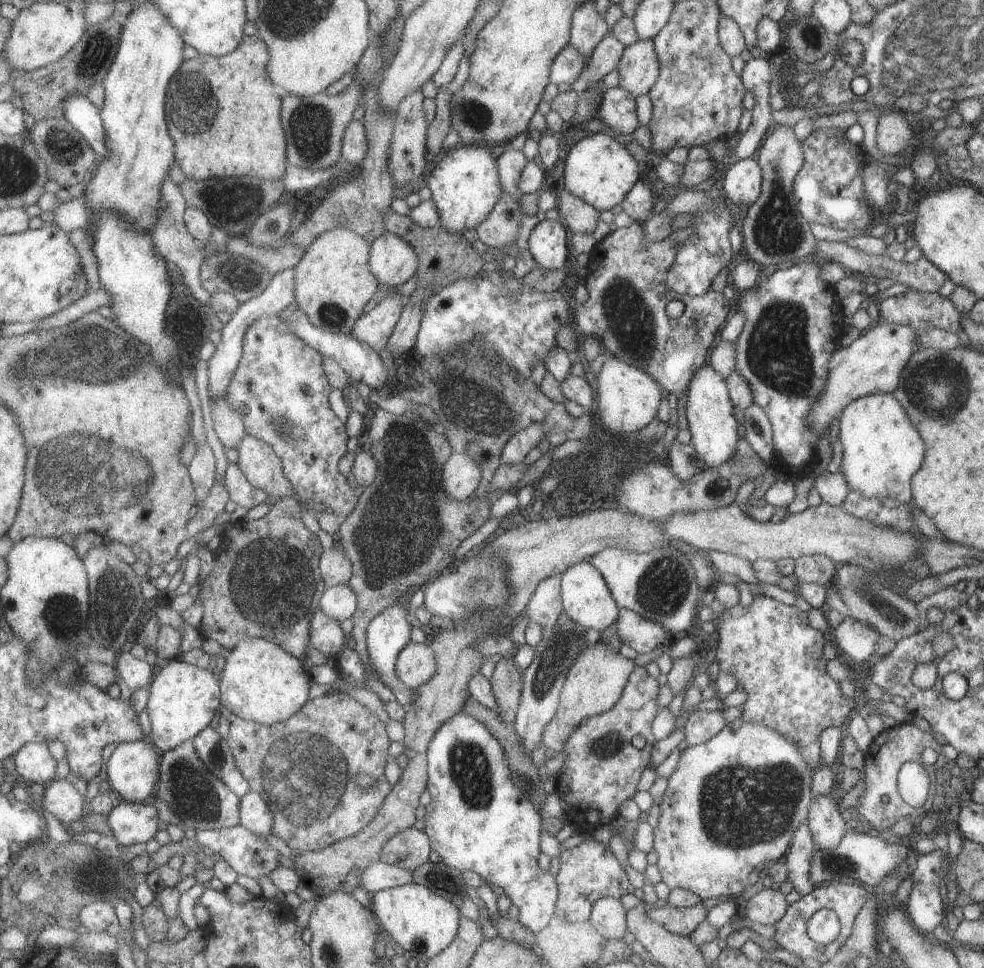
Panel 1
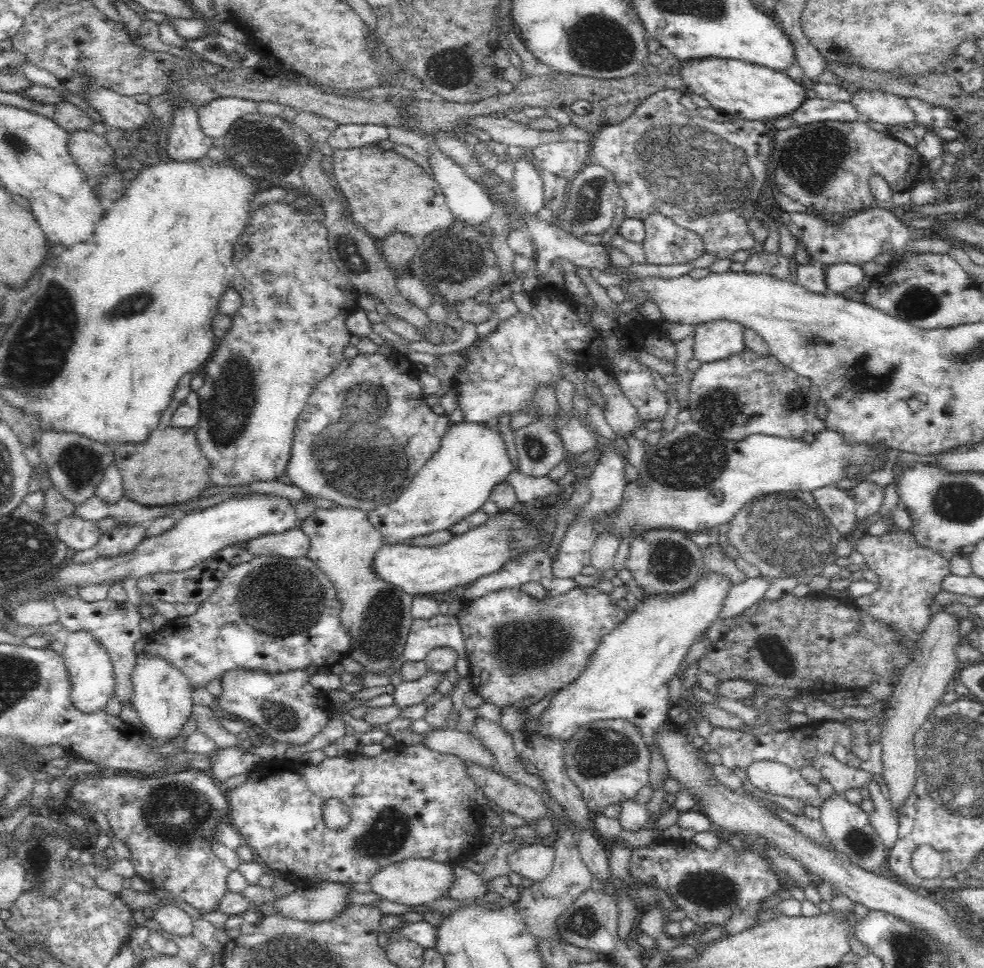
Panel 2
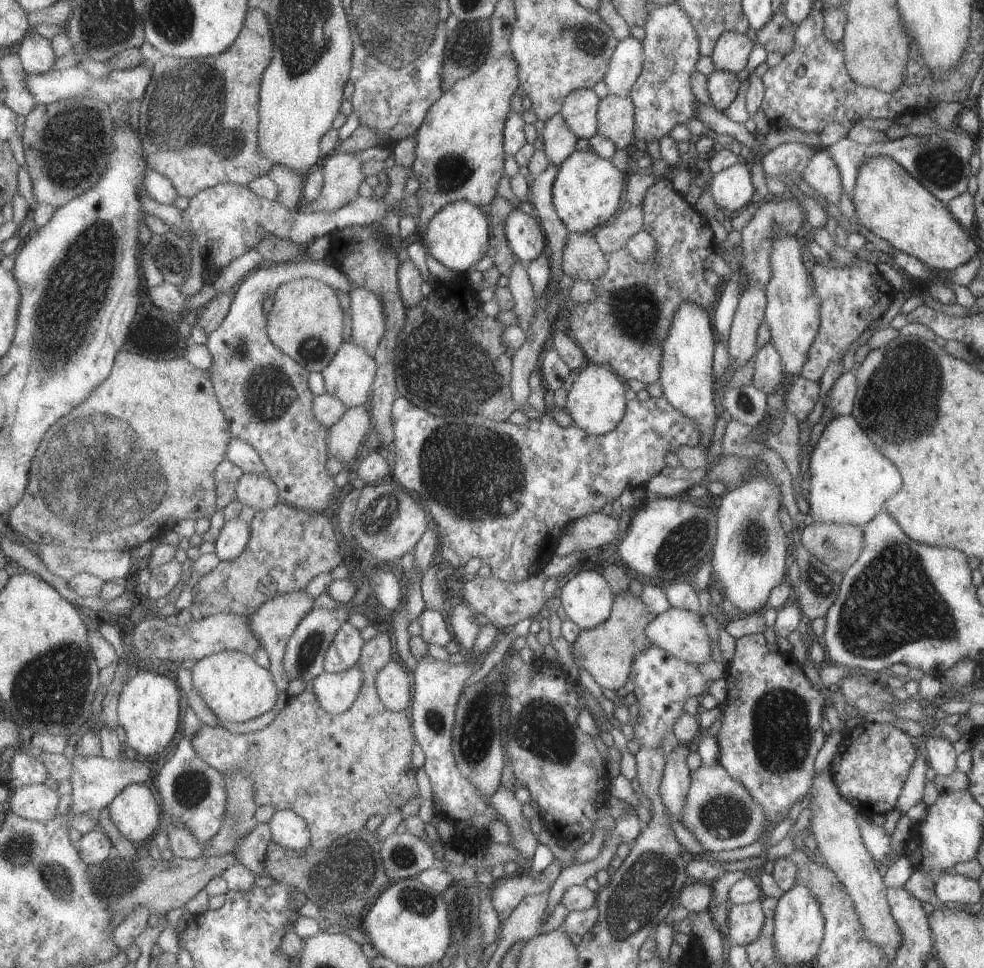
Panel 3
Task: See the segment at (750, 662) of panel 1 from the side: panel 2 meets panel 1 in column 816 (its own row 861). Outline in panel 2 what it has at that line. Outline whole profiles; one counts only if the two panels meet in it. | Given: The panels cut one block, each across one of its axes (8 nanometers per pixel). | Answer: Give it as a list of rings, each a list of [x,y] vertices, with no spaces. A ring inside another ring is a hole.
[[[687,835],[677,839],[658,837],[649,848],[631,849],[629,873],[647,885],[656,880],[659,888],[674,898],[678,908],[696,925],[716,924],[724,928],[726,935],[756,925],[760,902],[782,888],[774,868],[761,852],[744,848],[738,853],[728,841],[710,852],[692,843]]]

